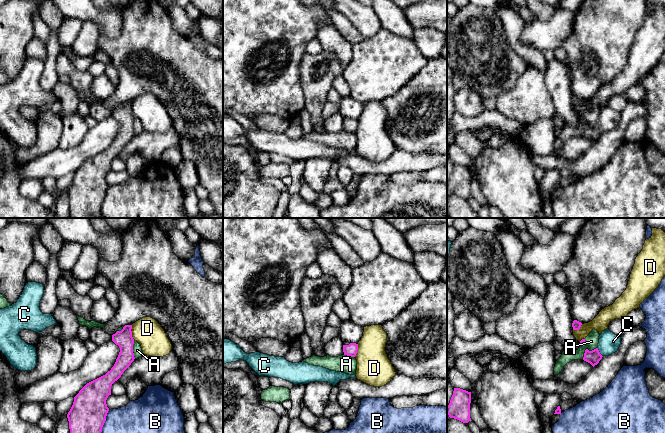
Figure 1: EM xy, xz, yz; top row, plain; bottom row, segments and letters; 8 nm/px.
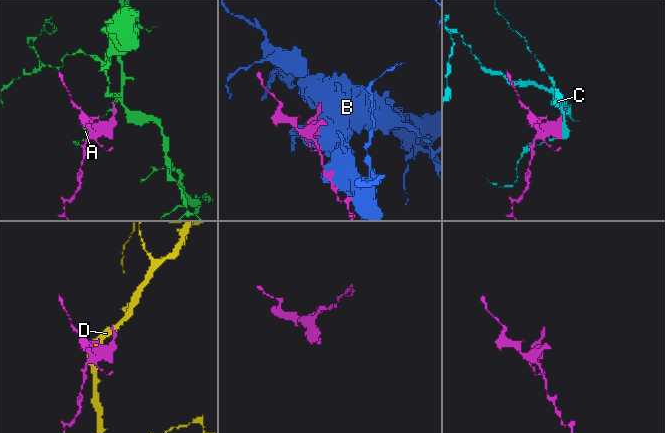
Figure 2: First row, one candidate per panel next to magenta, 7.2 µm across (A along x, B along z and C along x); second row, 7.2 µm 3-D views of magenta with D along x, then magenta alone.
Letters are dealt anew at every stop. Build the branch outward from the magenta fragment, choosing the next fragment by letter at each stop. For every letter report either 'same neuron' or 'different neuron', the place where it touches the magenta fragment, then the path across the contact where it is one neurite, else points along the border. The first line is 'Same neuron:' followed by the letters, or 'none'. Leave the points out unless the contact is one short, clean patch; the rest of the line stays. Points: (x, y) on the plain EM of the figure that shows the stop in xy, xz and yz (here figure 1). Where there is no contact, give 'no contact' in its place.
Same neuron: none
A: different neuron; contact yz (586, 125); border yz (596, 123), (591, 126), (586, 125), (582, 135)
B: different neuron; contact xy (102, 202)
C: different neuron; contact yz (599, 128)
D: different neuron; contact xy (131, 108); border xy (131, 101), (131, 112), (134, 115)

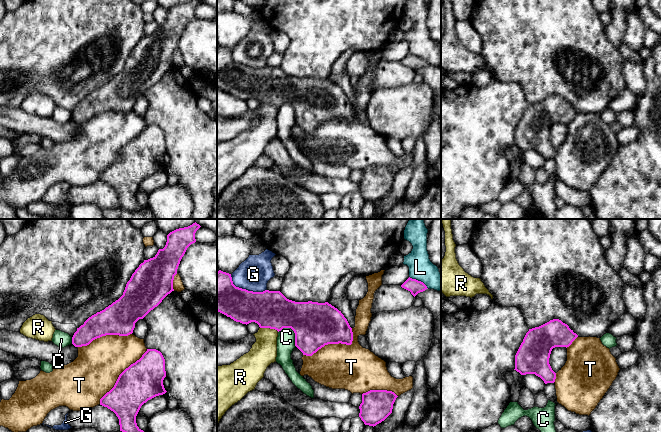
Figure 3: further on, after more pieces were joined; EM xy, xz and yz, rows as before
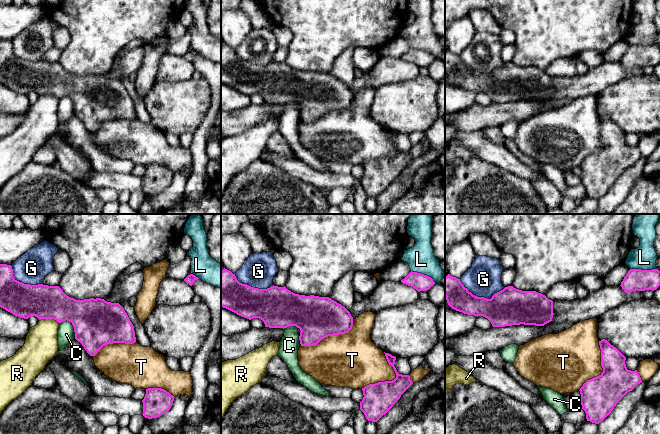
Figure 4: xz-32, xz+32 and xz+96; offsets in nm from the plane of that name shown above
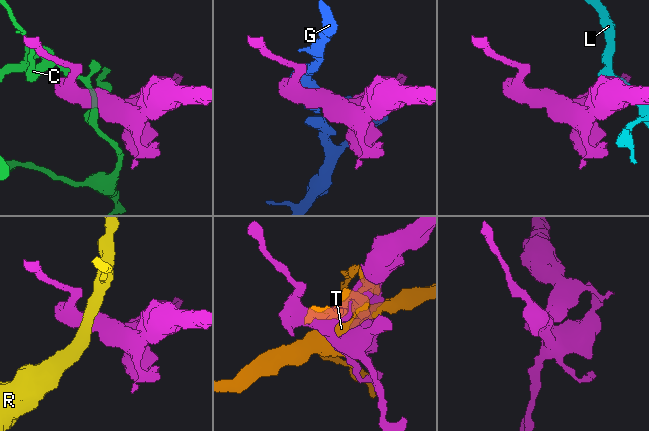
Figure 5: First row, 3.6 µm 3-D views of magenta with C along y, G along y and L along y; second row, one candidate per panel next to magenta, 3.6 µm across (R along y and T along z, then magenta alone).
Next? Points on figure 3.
Same neuron: none
C: different neuron; contact xz (293, 106)
G: different neuron; contact xz (245, 65)
L: different neuron; contact xz (419, 57); border xz (409, 52), (420, 56), (428, 64)
R: different neuron; contact xz (269, 103); border xz (260, 103), (274, 104), (278, 107)
T: different neuron; contact xz (334, 119)

